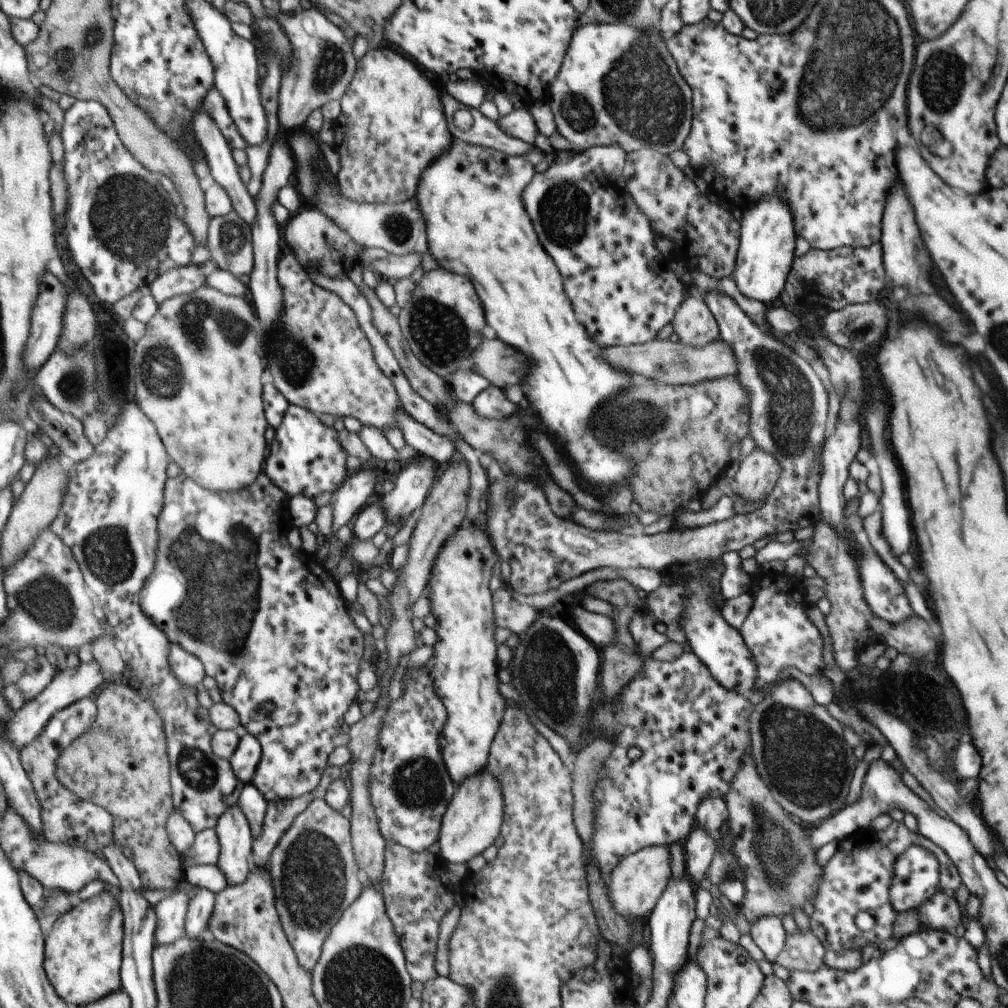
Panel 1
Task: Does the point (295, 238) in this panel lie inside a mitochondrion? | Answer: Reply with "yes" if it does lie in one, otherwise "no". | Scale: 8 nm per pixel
no

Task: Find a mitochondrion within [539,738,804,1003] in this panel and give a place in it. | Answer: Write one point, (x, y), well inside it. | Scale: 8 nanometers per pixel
(728, 875)

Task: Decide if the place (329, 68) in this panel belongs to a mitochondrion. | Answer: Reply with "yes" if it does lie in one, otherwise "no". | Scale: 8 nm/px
yes

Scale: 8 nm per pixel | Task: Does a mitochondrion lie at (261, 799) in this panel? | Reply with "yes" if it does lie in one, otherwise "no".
no

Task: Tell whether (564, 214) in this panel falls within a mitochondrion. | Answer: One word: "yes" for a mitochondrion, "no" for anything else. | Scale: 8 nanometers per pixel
yes

